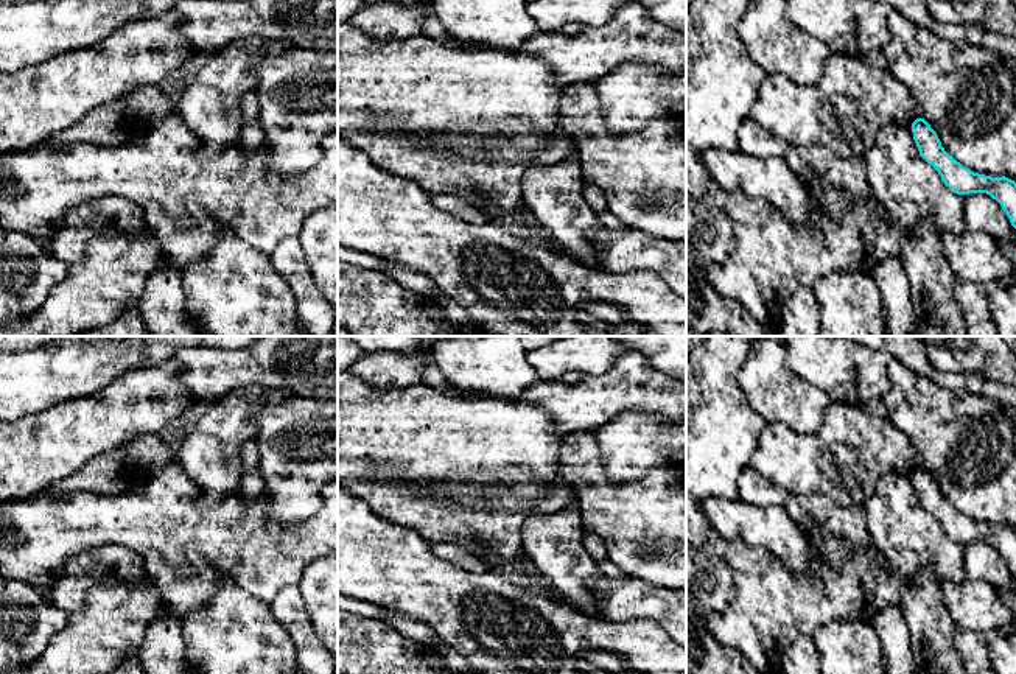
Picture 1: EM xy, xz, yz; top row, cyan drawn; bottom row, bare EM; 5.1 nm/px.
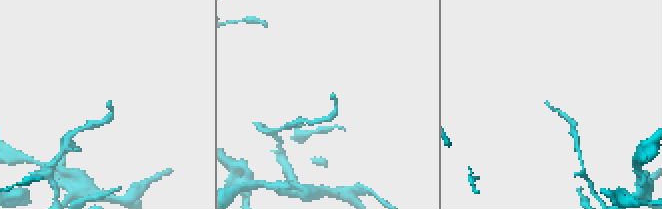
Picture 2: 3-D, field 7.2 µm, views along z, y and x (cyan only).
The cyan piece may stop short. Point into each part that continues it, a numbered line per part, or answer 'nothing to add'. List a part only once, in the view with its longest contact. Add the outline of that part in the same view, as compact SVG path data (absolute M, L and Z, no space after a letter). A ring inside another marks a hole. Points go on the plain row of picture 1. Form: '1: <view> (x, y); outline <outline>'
nothing to add

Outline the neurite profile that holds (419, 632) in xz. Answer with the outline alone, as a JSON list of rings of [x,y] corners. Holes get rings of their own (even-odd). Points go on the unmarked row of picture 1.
[[[380,607],[383,620],[392,629],[395,629],[403,638],[412,640],[417,644],[423,644],[429,649],[439,644],[439,637],[434,629],[419,620],[412,620],[405,613],[389,610],[386,607]]]

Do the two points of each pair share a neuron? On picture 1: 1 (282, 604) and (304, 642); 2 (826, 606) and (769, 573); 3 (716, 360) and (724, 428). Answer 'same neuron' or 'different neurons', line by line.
1: same neuron
2: same neuron
3: same neuron

